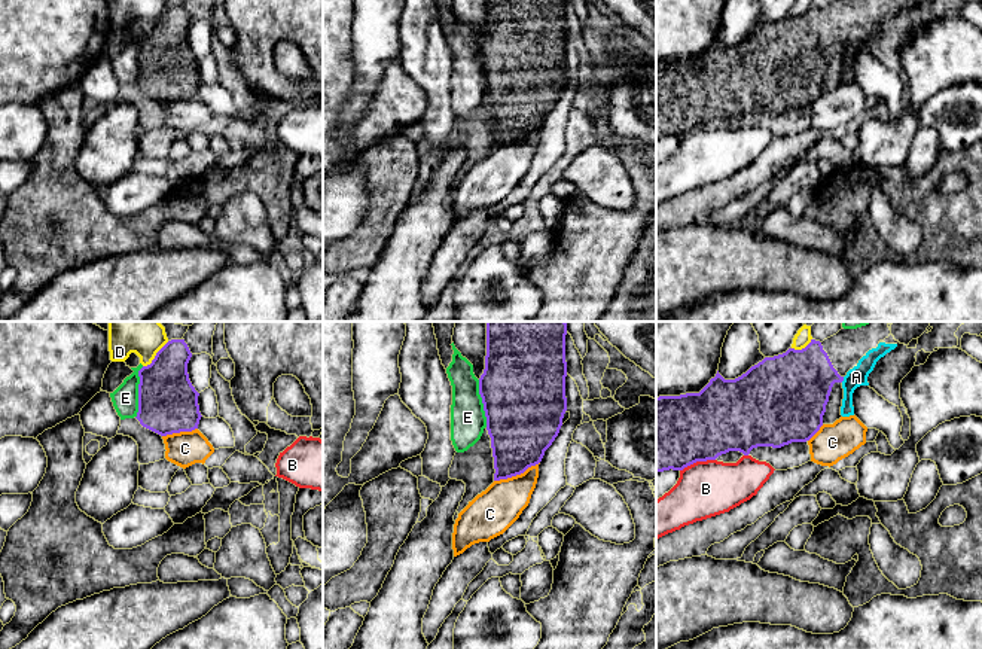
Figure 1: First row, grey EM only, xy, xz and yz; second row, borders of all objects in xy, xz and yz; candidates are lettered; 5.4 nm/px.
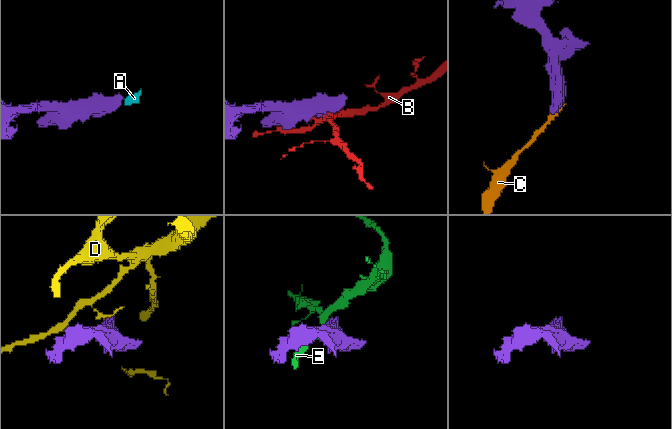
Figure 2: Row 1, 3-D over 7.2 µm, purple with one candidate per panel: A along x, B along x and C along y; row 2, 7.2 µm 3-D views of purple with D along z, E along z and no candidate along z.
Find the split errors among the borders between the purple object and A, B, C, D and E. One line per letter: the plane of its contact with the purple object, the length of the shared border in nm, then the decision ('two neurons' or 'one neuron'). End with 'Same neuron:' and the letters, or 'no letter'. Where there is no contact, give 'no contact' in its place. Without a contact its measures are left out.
A: meets purple in yz; contact 40 nm long; one neuron
B: meets purple in yz; contact 200 nm long; two neurons
C: meets purple in xz; contact 260 nm long; two neurons
D: meets purple in xy; contact 200 nm long; two neurons
E: meets purple in xy; contact 280 nm long; two neurons
Same neuron: A

